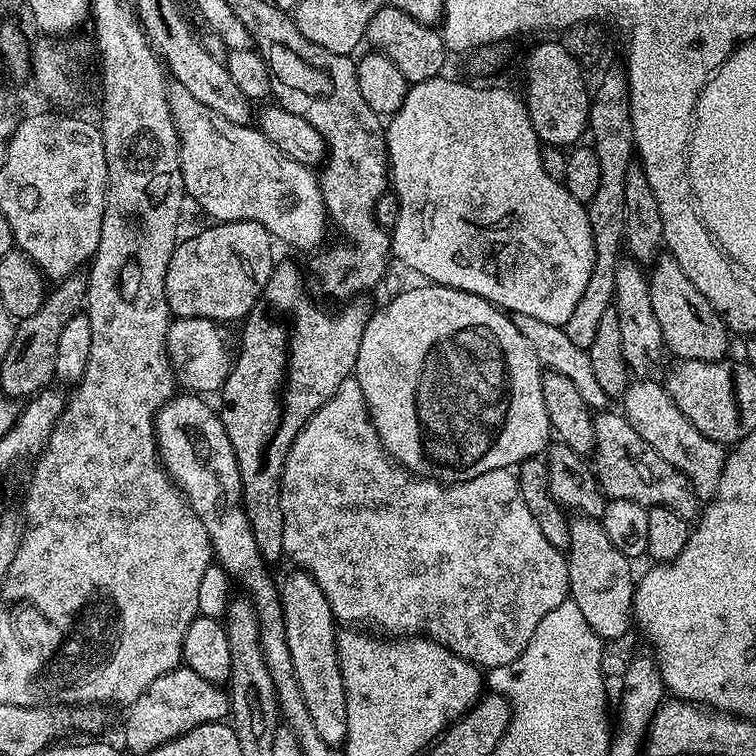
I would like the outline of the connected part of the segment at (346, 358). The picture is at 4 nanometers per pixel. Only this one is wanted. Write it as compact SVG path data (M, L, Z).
M284 260L273 267L262 293L262 303L242 321L244 333L240 336L240 353L237 356L235 353L226 382L218 393L218 411L238 462L246 518L265 562L284 556L280 475L284 473L290 446L308 419L326 402L330 402L330 398L338 394L338 386L342 386L342 382L346 382L356 371L358 346L362 346L362 334L370 315L370 308L362 301L360 298L353 299L341 307L344 309L337 316L327 316L314 301L308 300L299 270L290 261Z

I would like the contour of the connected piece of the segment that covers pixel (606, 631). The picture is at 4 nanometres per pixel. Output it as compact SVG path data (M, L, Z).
M577 515L568 525L570 532L570 542L566 549L566 559L568 561L568 594L570 599L582 610L586 622L600 635L601 641L616 640L624 631L628 624L633 623L632 619L632 594L634 591L634 575L632 576L633 561L622 550L614 547L614 542L606 538L606 530L599 519L588 516Z

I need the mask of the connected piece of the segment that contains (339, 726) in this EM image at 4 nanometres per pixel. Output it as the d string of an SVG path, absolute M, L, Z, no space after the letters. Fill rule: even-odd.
M303 570L292 571L296 572L290 573L284 584L282 580L278 588L284 615L286 646L290 646L290 662L294 662L294 674L306 702L306 710L310 710L310 718L314 718L314 727L322 736L322 742L330 746L343 745L348 738L348 719L346 694L336 653L338 621L332 615L330 602L326 602L326 594L322 594L312 575Z

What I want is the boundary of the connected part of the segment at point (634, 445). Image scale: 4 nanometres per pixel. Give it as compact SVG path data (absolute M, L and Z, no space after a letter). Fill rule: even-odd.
M600 410L592 417L596 439L594 471L605 497L645 506L666 506L681 514L695 513L698 496L686 477L670 466L670 462L666 462L666 458L662 458L662 454L658 454L658 450L654 450L654 446L650 446L650 442L646 442L634 426L630 426L626 417L619 411L612 411Z

